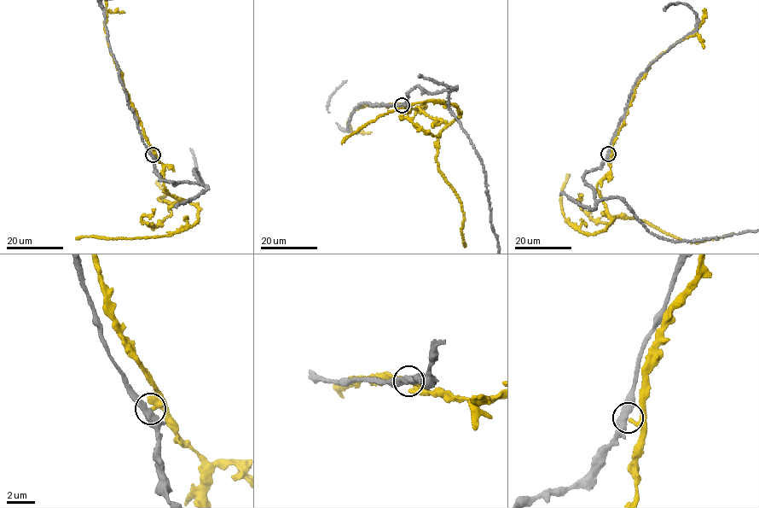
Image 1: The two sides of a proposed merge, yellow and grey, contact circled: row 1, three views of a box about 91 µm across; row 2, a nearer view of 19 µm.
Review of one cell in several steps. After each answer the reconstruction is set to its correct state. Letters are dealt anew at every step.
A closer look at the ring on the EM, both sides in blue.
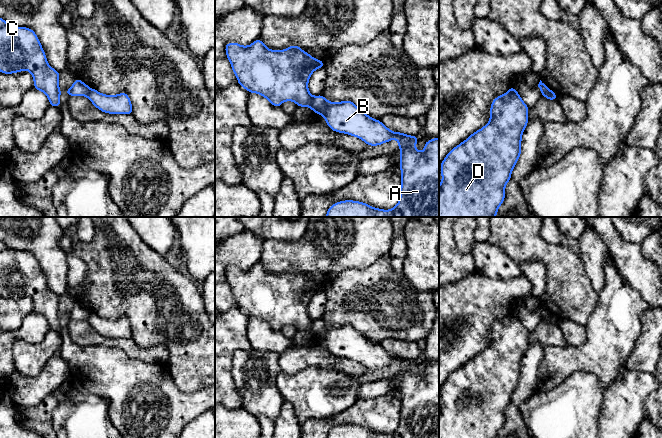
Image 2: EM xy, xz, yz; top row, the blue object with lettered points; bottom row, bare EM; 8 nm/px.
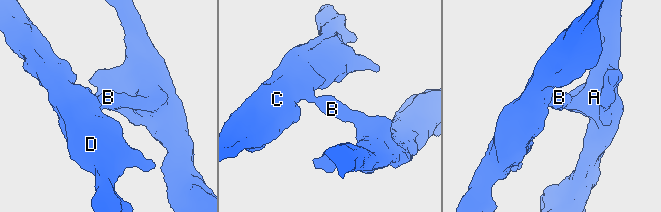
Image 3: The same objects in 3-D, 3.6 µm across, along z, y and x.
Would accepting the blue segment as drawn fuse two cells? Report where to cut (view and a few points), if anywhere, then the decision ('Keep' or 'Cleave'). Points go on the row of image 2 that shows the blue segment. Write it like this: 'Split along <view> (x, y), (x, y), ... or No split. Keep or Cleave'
Split along xz (313, 97), (309, 106). Cleave

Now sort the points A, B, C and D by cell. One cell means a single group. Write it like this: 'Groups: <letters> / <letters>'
Groups: A B / C D

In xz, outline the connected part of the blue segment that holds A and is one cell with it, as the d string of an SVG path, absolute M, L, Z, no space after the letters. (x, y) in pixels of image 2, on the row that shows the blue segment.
M321 94L312 98L310 108L314 113L323 116L328 127L335 132L357 137L368 146L378 146L397 139L401 151L400 198L394 208L383 210L364 202L344 200L332 204L325 217L439 217L439 138L426 141L424 151L419 152L415 147L419 136L391 131L380 120L368 116L350 100L329 102Z

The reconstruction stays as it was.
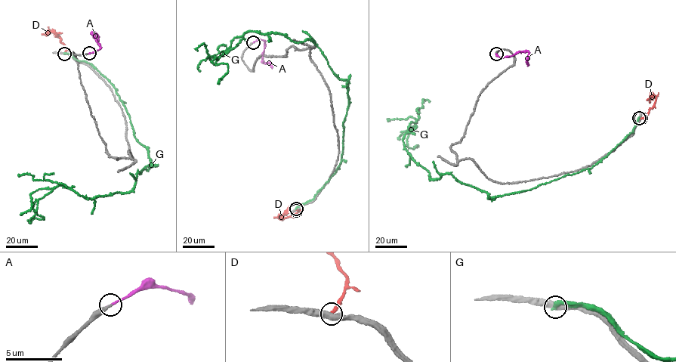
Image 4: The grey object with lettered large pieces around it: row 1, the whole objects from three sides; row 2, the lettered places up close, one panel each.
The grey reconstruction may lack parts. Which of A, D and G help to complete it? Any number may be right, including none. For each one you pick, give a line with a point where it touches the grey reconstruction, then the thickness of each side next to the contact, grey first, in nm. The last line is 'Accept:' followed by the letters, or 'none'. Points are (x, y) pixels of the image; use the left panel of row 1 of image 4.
A: (89, 53) | 260/220 nm
Accept: A

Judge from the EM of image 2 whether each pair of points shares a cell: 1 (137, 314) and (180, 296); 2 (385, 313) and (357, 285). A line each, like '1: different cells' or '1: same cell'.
1: same cell
2: same cell

